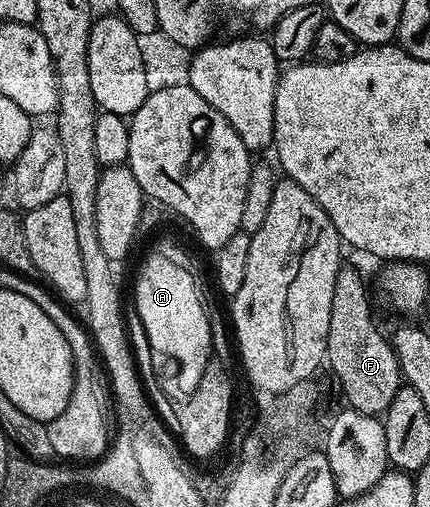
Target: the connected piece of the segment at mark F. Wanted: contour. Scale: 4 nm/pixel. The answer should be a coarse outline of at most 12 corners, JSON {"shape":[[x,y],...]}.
{"shape":[[364,278],[334,280],[326,366],[351,409],[384,416],[402,385]]}

